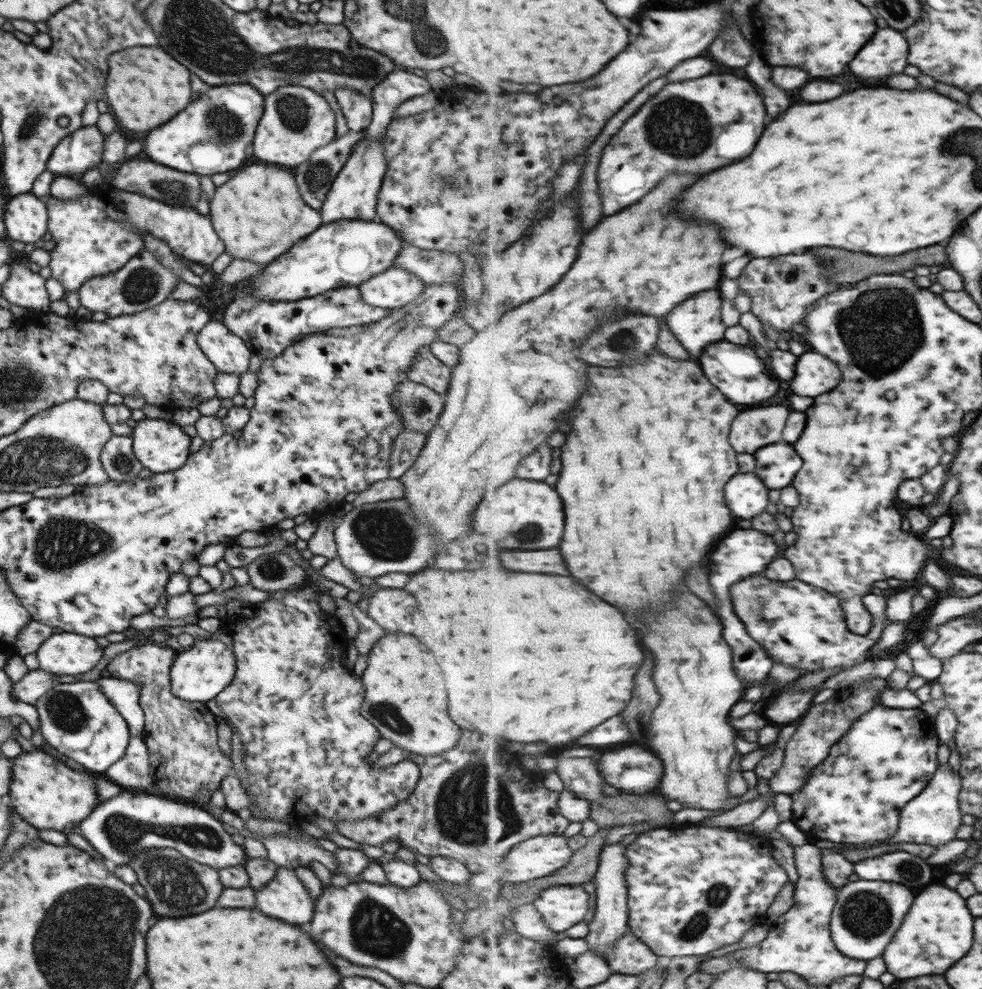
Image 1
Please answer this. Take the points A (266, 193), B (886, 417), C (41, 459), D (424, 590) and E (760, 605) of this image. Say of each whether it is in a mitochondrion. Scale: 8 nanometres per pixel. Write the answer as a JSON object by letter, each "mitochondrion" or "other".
{"A":"other","B":"other","C":"mitochondrion","D":"other","E":"mitochondrion"}

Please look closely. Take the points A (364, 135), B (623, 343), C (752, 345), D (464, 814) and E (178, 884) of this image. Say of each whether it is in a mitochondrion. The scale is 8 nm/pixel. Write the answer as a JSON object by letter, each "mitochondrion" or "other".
{"A":"other","B":"mitochondrion","C":"other","D":"mitochondrion","E":"mitochondrion"}

